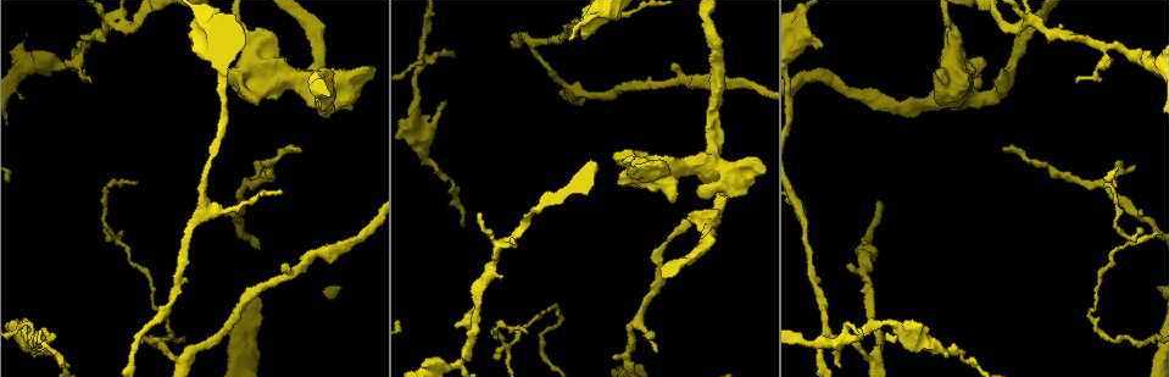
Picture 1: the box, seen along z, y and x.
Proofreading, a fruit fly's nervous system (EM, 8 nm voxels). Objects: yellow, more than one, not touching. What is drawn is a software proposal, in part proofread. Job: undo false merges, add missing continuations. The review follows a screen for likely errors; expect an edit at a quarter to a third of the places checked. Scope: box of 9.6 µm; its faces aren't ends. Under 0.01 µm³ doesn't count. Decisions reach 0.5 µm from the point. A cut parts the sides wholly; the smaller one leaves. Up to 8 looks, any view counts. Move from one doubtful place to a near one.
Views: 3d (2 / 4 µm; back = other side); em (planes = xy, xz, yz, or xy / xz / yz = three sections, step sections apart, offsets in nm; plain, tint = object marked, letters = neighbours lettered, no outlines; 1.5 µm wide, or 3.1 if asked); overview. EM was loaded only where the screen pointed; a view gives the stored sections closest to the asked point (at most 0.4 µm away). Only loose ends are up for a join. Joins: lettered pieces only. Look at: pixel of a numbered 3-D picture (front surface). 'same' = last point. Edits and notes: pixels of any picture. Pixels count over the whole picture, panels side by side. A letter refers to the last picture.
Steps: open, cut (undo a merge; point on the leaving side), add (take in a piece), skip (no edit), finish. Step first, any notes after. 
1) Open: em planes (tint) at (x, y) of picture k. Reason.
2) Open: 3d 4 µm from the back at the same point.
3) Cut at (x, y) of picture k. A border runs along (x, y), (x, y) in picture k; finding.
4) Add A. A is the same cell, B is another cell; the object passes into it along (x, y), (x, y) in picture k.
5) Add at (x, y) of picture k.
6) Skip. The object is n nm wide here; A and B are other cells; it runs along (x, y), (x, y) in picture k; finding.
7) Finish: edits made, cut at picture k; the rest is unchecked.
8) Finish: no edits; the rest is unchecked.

Open: 3d 2 µm from the back at (1117, 181) of picture 1. Branch stops here.

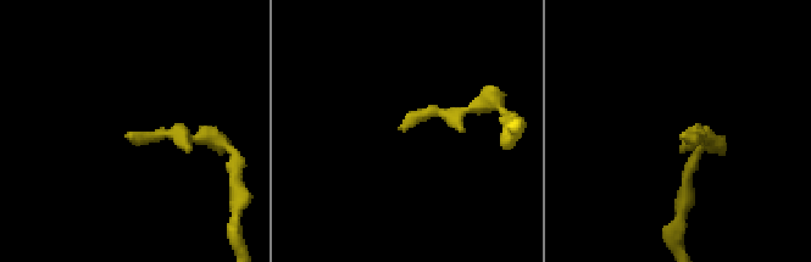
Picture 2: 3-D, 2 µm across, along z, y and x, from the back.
Open: em planes (letters) at (681, 136) of picture 2.

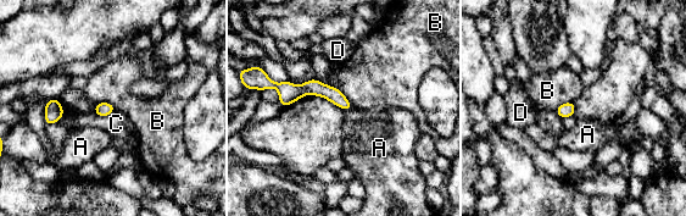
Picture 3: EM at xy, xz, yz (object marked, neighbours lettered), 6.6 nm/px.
Skip. The object is 100 nm wide here; A, B, C and D are other cells; it runs along (278, 86), (322, 89), (346, 105) in picture 3; none of them fits.

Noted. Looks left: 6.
Open: em planes (plain) at (690, 223) of picture 1. Free end.

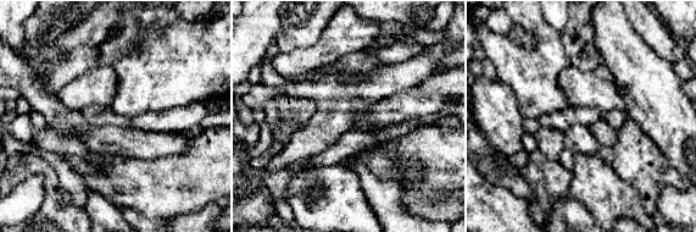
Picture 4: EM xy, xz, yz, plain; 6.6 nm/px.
Open: em planes (tint) at the same point.

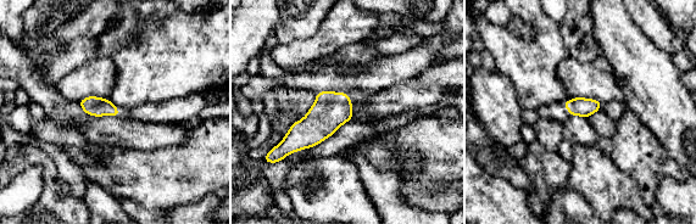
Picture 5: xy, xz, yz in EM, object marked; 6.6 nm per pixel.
Open: em planes (letters) at the same point. What lies round it.

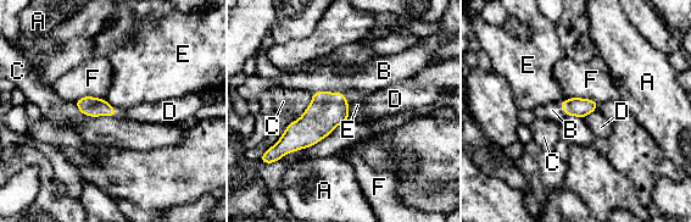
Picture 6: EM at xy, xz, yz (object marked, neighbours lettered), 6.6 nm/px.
Add B. B is the same cell, A, C, D, E and F are other cells; the object passes into it along (327, 110), (327, 92), (339, 78) in picture 6; the neuron continues.

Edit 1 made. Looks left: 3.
Open: em planes (tint) at (829, 332) of picture 1. Branch point.

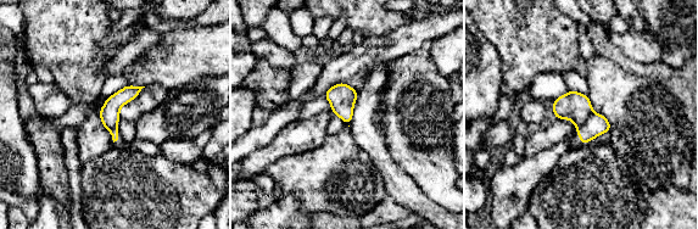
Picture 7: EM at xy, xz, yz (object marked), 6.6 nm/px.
Open: em planes (letters) at the same point.

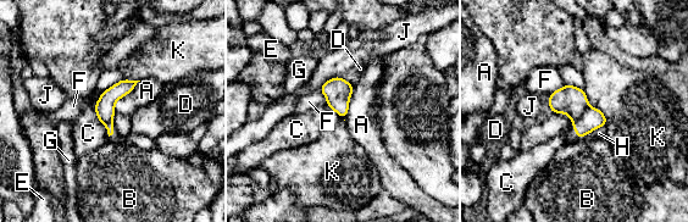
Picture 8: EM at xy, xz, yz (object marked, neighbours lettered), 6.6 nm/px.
Cut at (592, 118) of picture 8. The longest contact is with A, 280 nm; A, B, C, D, E, F, G, H, J and K are other cells; a border runs along (587, 106), (573, 123) in picture 8; two neurons meet here.

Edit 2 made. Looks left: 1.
Finish: edits made, add at picture 6, cut at picture 8; the rest is unchecked.

